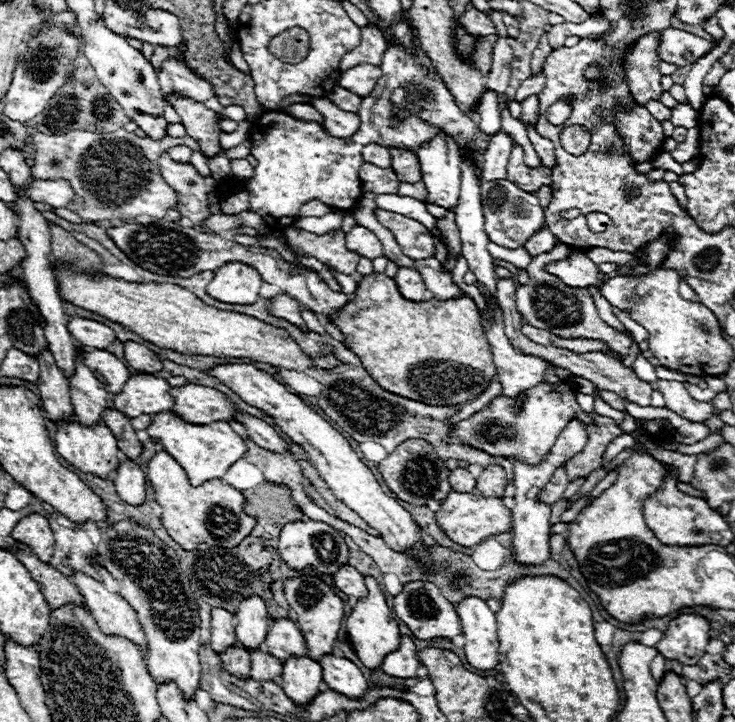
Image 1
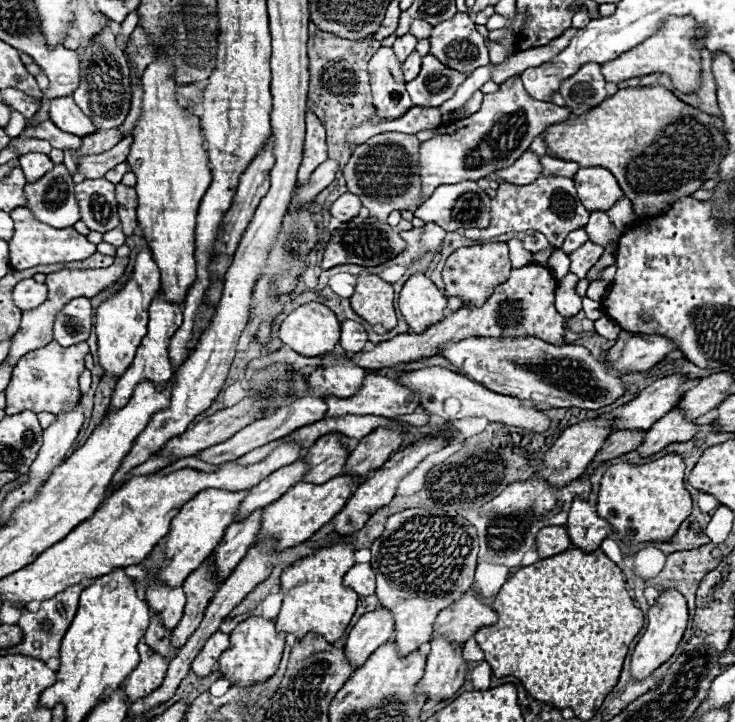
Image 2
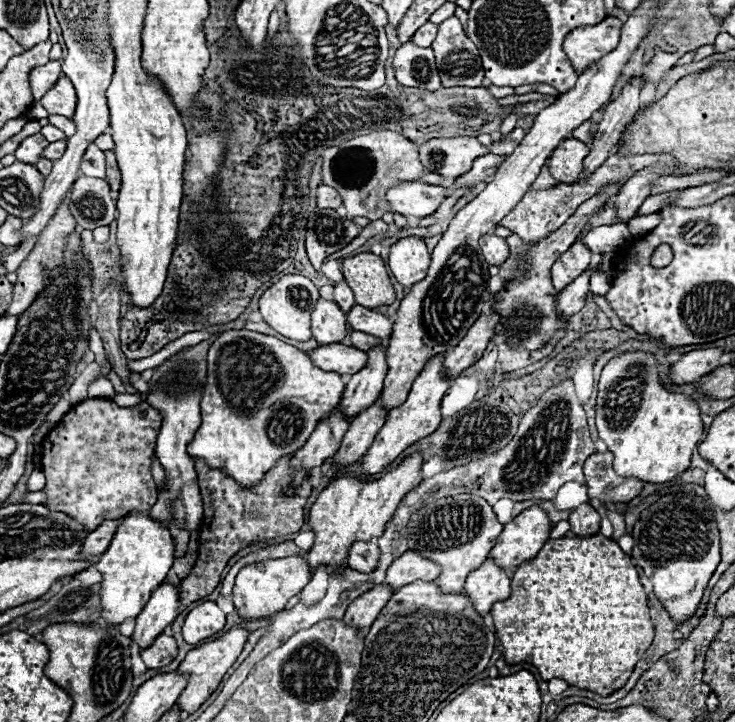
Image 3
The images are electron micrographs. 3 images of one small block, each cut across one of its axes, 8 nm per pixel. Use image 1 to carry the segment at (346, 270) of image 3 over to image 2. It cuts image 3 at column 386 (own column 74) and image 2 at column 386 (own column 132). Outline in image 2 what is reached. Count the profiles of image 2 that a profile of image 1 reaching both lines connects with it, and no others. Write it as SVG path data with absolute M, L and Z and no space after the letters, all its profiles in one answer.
M358 276L358 284L350 298L350 306L360 318L364 318L372 326L382 324L386 330L392 330L396 326L394 290L392 284L384 282L380 276Z

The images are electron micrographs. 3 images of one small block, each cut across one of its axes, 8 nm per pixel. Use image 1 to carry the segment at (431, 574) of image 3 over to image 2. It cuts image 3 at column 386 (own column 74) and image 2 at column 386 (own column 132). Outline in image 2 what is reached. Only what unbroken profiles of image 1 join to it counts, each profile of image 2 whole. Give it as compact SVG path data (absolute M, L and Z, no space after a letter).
M376 608L374 612L364 614L350 630L344 646L344 656L350 660L350 666L354 670L360 668L370 652L378 650L382 644L386 644L386 640L392 638L392 632L394 620L386 608Z

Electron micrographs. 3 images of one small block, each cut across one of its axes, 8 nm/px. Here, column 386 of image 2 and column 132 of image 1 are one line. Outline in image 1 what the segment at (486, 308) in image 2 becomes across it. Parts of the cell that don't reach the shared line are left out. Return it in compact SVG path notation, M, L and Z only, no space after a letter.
M126 340L124 342L124 356L128 360L128 364L140 372L146 372L146 374L154 374L154 372L160 372L162 370L162 360L156 352L152 352L150 348L138 344L138 342L132 342L132 340Z

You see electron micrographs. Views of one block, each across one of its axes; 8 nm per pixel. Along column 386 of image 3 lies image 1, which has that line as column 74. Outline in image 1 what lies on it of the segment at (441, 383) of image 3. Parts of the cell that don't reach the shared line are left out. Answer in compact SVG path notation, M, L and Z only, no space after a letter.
M76 418L74 420L66 420L62 424L58 424L56 436L54 436L54 444L58 454L70 462L72 466L80 468L82 472L90 472L94 476L102 476L108 478L110 474L114 474L114 470L120 464L120 450L116 446L114 434L100 422L100 424L92 424L92 426L82 426Z

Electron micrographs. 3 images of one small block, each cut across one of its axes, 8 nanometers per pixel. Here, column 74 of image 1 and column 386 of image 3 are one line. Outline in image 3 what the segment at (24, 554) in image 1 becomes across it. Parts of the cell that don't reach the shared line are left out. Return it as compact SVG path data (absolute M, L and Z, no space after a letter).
M378 584L376 588L362 594L358 600L354 600L348 606L342 622L346 622L348 626L356 630L364 630L372 626L372 622L376 620L380 610L386 606L386 600L390 600L390 596L392 596L392 590L386 584Z

